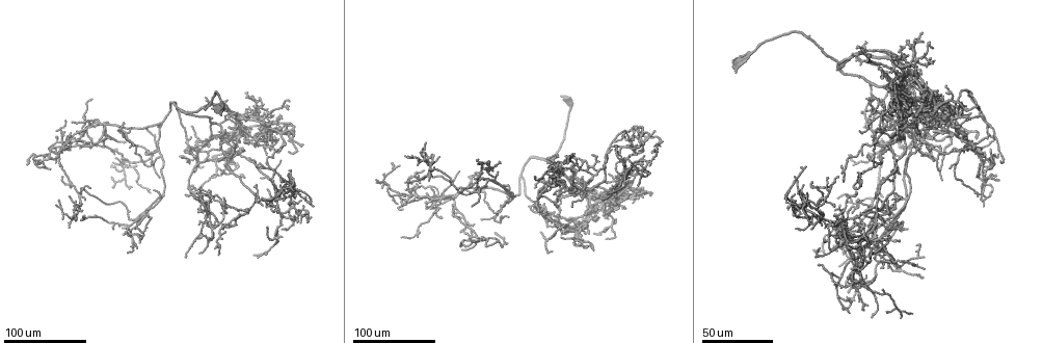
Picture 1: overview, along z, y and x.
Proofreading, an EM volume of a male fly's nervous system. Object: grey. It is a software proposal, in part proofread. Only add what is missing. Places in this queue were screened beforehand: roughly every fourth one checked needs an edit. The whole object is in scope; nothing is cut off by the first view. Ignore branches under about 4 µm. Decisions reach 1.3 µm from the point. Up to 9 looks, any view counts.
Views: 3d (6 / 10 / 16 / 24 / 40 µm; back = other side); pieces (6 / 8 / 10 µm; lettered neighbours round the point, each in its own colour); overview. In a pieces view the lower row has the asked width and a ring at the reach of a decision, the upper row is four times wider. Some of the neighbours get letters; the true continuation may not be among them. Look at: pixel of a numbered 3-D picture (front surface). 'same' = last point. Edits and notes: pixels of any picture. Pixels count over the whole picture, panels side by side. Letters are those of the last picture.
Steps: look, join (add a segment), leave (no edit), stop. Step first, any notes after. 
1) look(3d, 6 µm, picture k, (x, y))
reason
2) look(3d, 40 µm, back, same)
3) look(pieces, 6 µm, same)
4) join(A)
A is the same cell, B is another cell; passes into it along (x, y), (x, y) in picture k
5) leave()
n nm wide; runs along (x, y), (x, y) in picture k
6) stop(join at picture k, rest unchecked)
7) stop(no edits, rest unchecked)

look(3d, 40 µm, picture 1, (210, 118))
an open end

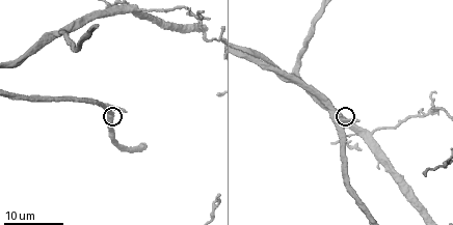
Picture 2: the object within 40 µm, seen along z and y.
look(pieces, 8 µm, picture 2, (356, 121))

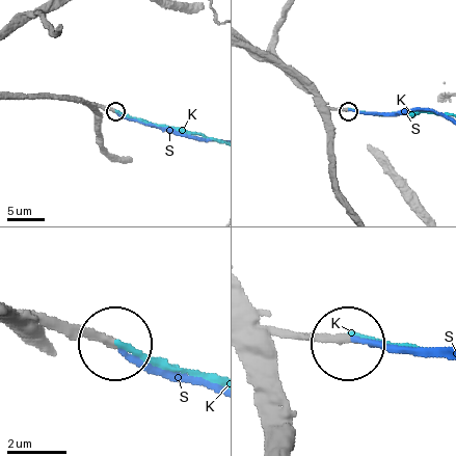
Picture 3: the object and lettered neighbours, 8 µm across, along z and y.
leave()
K and S are other cells; runs along (249, 47), (296, 73), (331, 107), (347, 109) in picture 3; none of them fits

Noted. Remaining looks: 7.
look(3d, 40 µm, picture 1, (611, 148))
tapers out

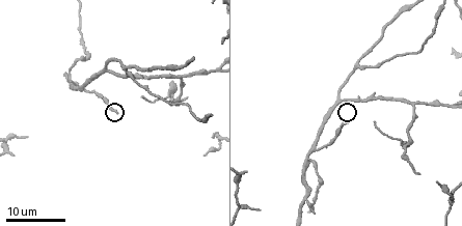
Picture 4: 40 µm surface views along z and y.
look(pieces, 10 µm, picture 4, (350, 123))

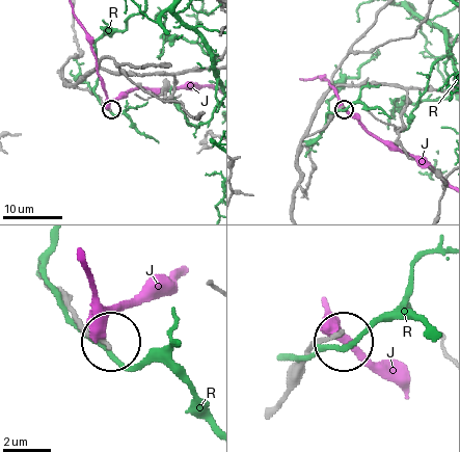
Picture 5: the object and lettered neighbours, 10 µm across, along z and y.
leave()
J and R are other cells; none of them fits

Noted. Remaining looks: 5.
look(3d, 24 µm, picture 1, (896, 224))
branch stops here

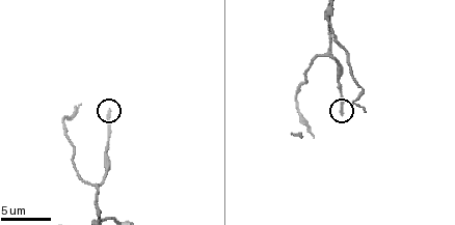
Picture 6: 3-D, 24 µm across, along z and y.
look(pieces, 6 µm, picture 6, (342, 113))

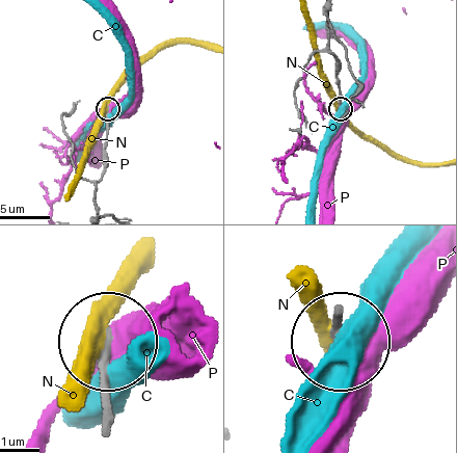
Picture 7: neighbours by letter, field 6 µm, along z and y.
leave()
210 nm wide; C, N and P are other cells; runs along (105, 414), (105, 347) in picture 7; none of them fits

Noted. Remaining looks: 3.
look(3d, 24 µm, picture 1, (280, 160))
branch stops here

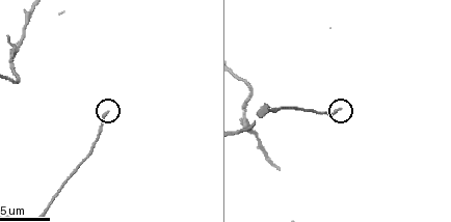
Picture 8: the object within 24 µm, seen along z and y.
look(pieces, 10 µm, picture 8, (107, 111))

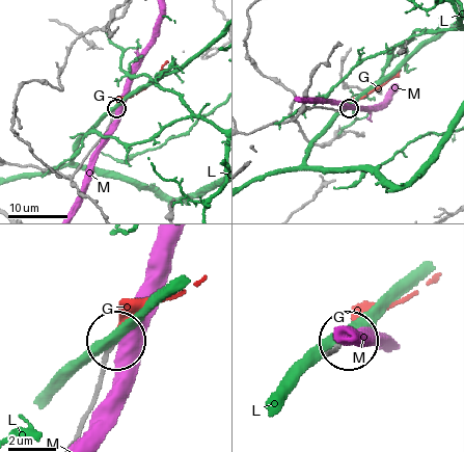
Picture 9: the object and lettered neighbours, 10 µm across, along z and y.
join(G)
G is the same cell, L and M are other cells; the neuron continues

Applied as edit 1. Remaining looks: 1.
stop(join at picture 9, rest unchecked)

